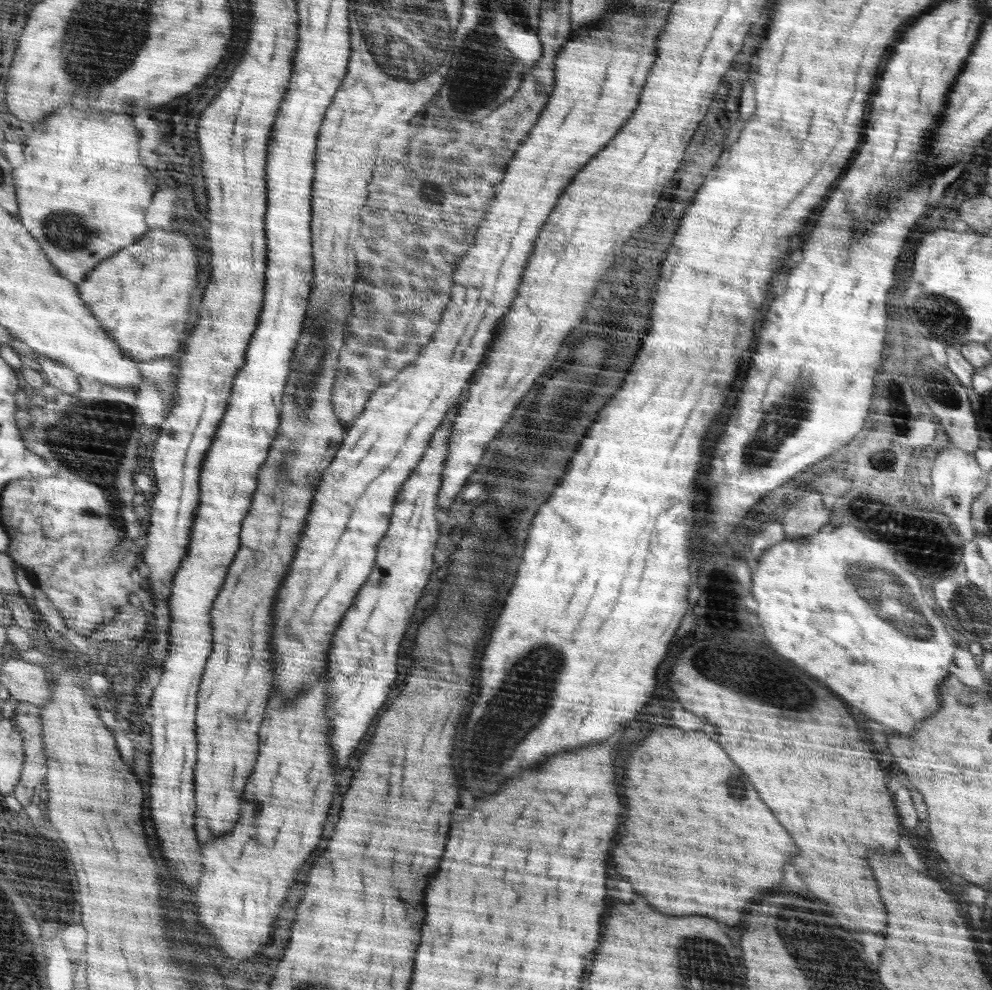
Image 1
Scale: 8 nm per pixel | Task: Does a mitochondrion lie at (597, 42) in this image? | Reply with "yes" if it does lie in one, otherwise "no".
no

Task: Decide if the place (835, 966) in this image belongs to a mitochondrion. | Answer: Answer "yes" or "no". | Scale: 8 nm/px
yes

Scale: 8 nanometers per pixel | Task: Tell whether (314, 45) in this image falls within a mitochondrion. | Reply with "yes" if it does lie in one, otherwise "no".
no

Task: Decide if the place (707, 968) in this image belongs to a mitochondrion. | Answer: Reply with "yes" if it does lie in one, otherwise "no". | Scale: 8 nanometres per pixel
yes

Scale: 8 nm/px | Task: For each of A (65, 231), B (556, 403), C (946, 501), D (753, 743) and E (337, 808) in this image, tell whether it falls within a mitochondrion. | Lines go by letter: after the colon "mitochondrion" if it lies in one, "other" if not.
A: mitochondrion
B: mitochondrion
C: other
D: other
E: other

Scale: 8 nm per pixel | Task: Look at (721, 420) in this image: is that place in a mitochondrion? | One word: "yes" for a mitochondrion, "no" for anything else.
no

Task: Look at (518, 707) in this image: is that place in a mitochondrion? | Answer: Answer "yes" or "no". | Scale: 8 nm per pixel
yes

